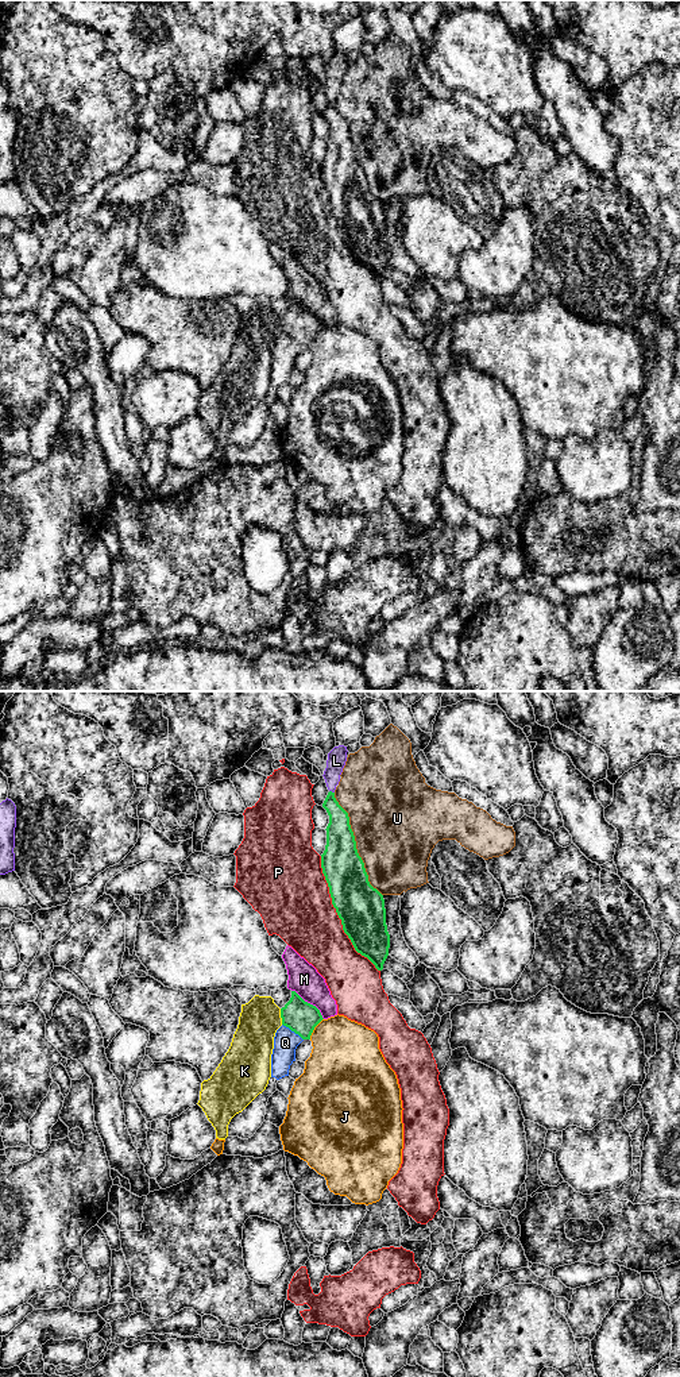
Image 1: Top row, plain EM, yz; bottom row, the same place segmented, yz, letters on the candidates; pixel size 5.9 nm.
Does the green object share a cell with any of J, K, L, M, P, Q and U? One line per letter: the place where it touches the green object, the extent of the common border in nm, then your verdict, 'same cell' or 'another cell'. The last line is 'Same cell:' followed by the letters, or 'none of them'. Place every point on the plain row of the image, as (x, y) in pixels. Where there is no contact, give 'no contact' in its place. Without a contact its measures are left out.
J: yz (313, 338) | 150 nm | another cell
K: yz (281, 326) | 100 nm | another cell
L: yz (331, 100) | 40 nm | another cell
M: yz (309, 312) | 260 nm | another cell
P: yz (337, 223) | 750 nm | another cell
Q: yz (293, 339) | 160 nm | same cell
U: yz (355, 153) | 700 nm | another cell
Same cell: Q

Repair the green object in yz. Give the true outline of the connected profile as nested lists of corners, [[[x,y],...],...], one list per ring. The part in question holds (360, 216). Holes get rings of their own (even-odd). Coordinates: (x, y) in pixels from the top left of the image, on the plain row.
[[[328,101],[322,116],[329,132],[321,177],[332,213],[355,259],[382,279],[390,256],[383,204],[368,190],[348,122],[339,113],[335,101]]]

